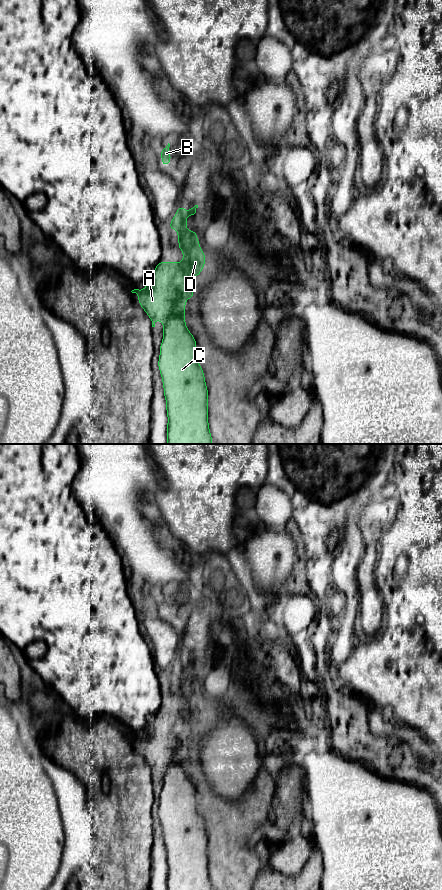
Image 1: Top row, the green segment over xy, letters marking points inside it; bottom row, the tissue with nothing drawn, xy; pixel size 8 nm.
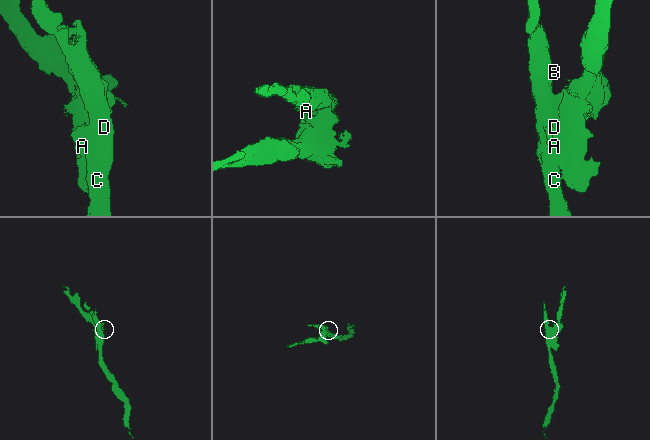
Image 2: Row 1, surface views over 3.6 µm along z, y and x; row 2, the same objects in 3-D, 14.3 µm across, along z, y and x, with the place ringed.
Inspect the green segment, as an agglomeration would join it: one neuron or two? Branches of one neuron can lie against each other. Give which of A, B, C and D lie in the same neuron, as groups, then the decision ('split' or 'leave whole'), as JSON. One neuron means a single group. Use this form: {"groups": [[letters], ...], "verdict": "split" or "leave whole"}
{"groups": [["A"], ["B", "C", "D"]], "verdict": "split"}

